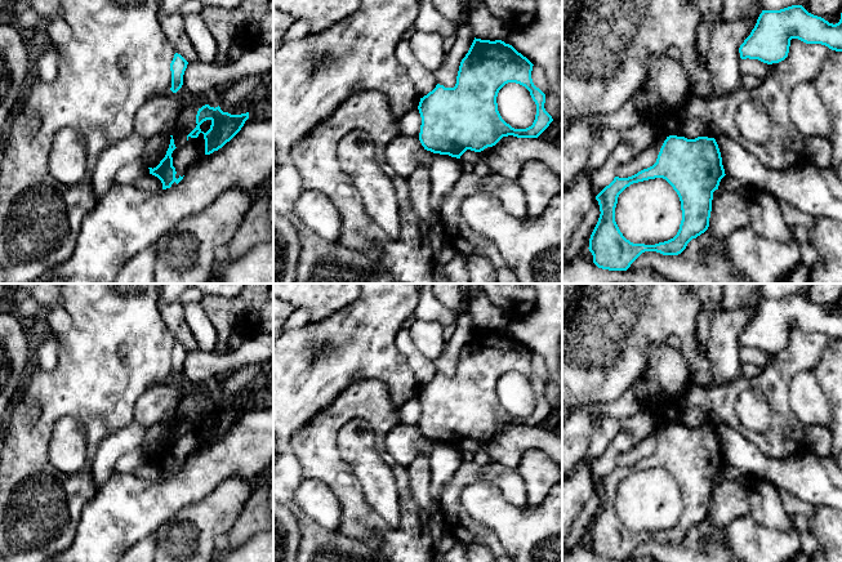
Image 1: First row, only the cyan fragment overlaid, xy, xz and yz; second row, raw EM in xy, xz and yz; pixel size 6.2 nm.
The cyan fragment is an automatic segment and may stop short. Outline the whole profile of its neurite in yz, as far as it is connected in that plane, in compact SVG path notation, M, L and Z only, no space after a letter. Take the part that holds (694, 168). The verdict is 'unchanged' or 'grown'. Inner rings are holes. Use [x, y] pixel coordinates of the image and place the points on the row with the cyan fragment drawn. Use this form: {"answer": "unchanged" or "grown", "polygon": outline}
{"answer": "unchanged", "polygon": "M669 135L664 140L656 162L628 178L615 177L596 200L600 218L589 238L593 263L602 269L627 271L645 251L678 255L687 244L709 227L713 192L725 177L722 157L714 138ZM663 178L677 192L682 220L677 235L655 245L633 244L620 232L615 222L619 195L631 184Z"}

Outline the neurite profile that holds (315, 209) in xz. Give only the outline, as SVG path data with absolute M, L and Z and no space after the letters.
M302 191L294 202L294 211L306 227L329 242L340 236L342 220L331 200L320 191Z

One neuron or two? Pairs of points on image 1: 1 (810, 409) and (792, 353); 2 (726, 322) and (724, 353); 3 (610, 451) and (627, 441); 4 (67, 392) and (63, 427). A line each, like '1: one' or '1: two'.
1: two
2: one
3: one
4: two

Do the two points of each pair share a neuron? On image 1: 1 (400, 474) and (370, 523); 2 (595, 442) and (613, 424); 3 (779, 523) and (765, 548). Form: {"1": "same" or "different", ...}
{"1": "same", "2": "same", "3": "different"}

